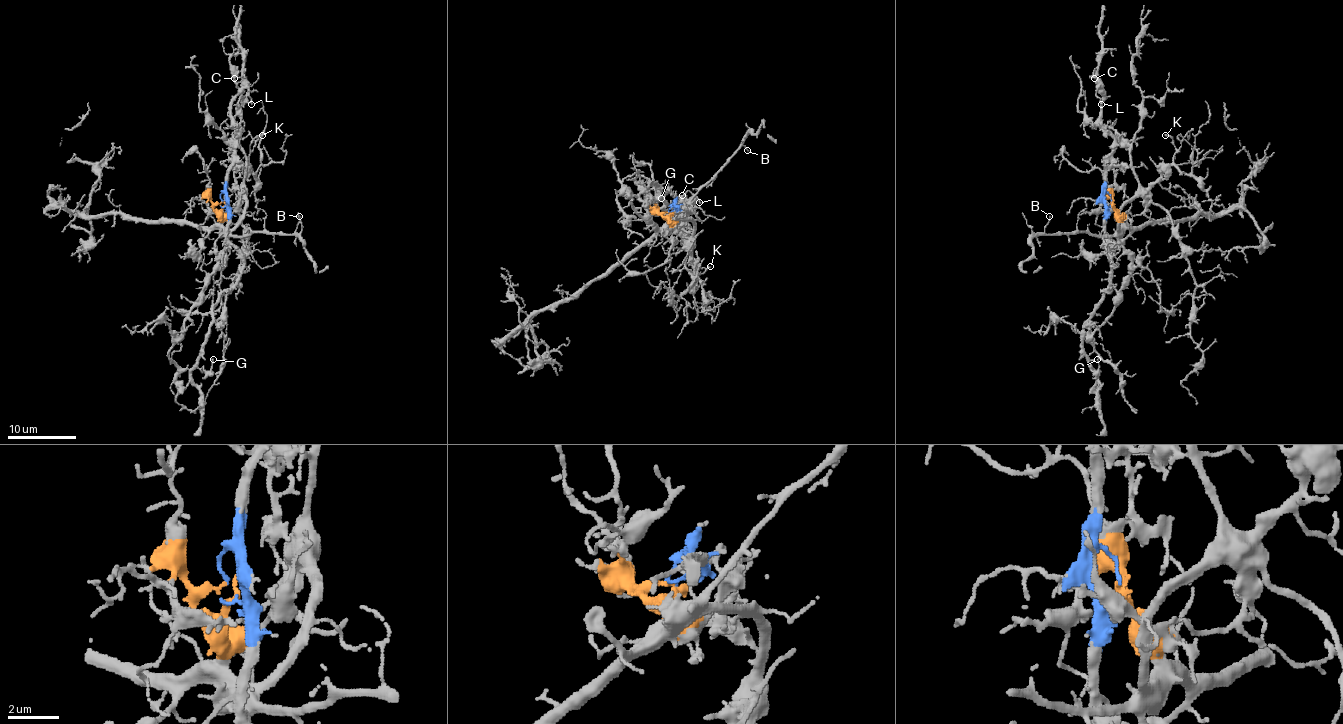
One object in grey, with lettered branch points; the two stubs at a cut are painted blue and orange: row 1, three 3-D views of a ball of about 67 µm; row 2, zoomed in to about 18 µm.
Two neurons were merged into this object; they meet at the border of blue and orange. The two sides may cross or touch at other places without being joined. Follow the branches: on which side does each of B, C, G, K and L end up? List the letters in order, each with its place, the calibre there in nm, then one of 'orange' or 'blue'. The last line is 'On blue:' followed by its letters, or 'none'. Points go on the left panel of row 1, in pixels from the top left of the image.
B: at (299, 216); 90 nm thick; orange
C: at (234, 78); 110 nm thick; blue
G: at (213, 359); 130 nm thick; blue
K: at (262, 135); 150 nm thick; orange
L: at (251, 104); 140 nm thick; blue
On blue: C, G, L

